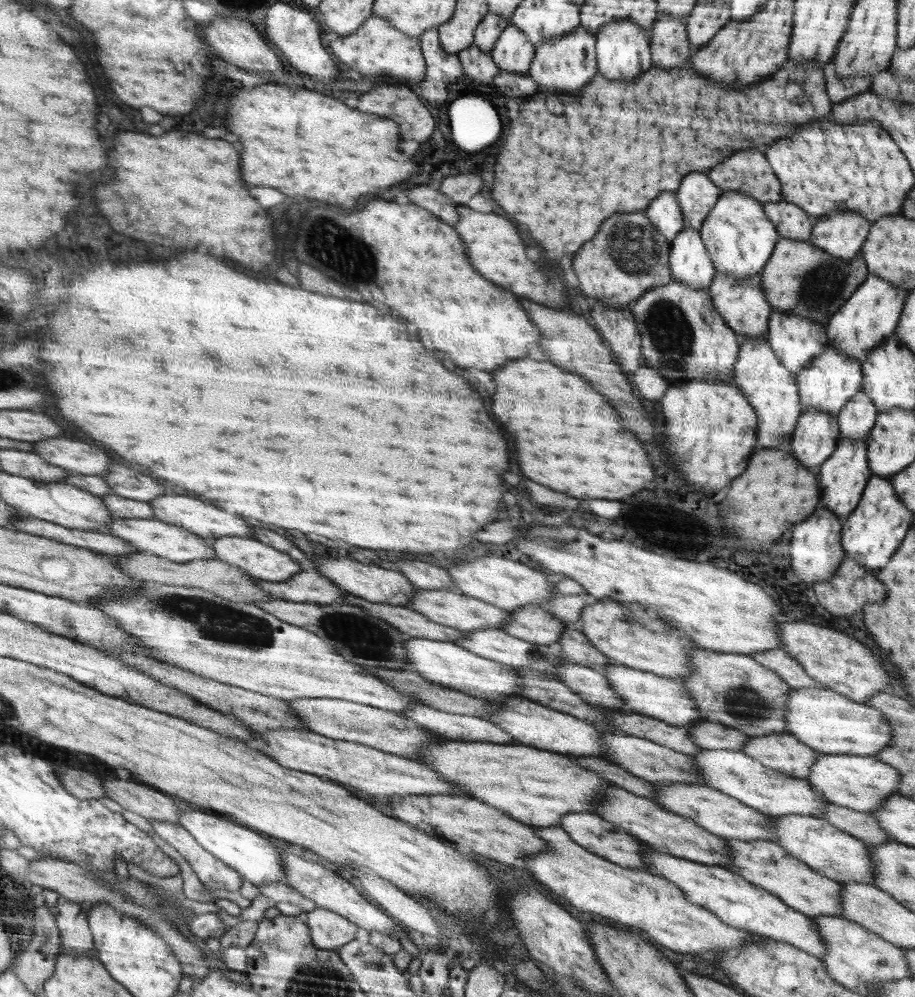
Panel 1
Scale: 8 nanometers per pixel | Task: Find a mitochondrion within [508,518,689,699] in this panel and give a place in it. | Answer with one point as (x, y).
(552, 539)

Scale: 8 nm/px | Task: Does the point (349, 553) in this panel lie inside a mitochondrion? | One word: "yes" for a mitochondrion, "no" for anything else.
no

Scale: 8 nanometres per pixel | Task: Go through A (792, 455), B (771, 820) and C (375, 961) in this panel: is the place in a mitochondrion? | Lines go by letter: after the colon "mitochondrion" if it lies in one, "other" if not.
A: other
B: other
C: mitochondrion

